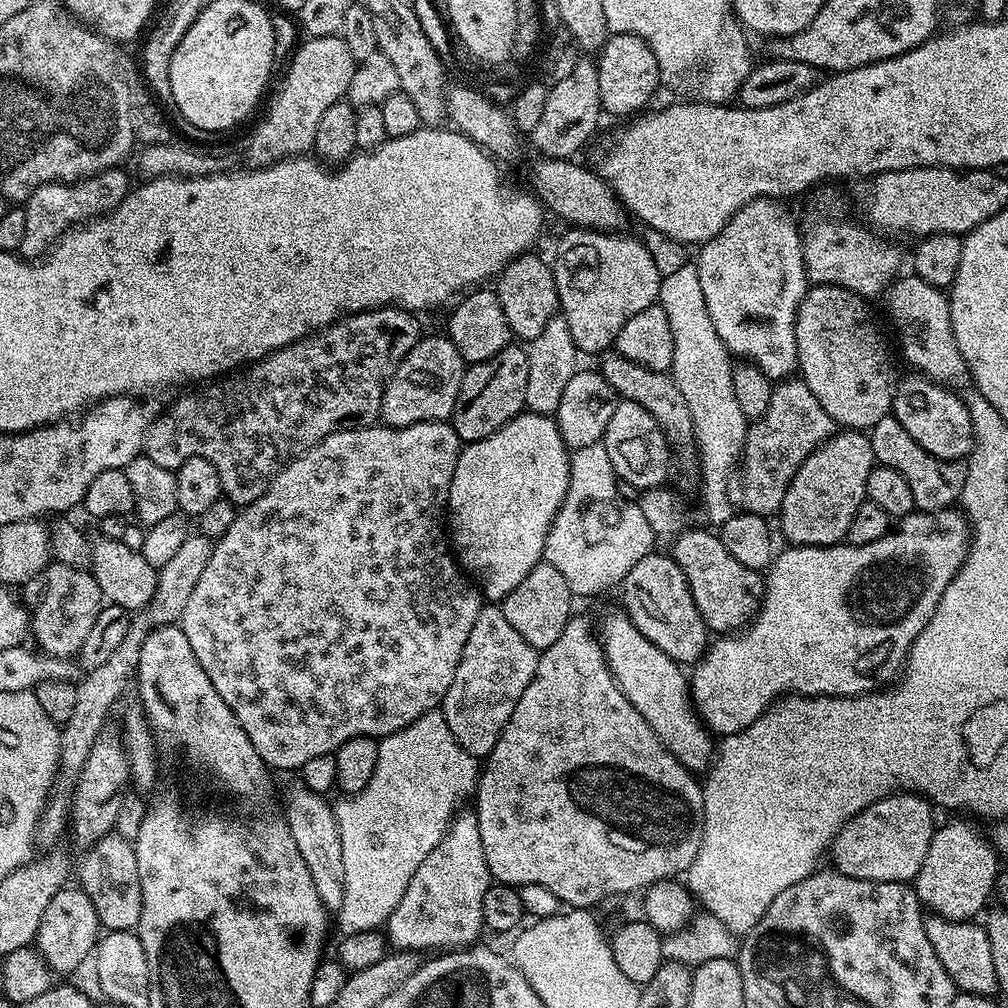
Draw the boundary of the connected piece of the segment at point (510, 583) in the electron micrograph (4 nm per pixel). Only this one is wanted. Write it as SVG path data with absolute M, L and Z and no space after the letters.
M527 410L521 412L519 416L515 416L510 422L506 422L506 426L494 430L494 434L490 434L490 438L473 440L461 447L458 466L454 466L454 478L450 482L450 494L448 495L448 506L446 509L446 528L450 533L450 547L455 555L456 563L471 577L481 593L487 599L488 596L492 599L489 601L503 601L504 596L510 594L510 590L514 590L514 586L518 586L518 582L522 582L522 578L526 578L526 574L530 574L530 570L534 570L534 566L543 561L546 534L552 528L554 518L562 506L562 498L566 498L566 486L570 482L569 455L570 449L564 443L555 419Z

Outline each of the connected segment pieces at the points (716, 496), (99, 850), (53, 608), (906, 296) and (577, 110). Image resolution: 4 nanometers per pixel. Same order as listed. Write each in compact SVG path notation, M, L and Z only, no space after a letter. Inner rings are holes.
M695 263L680 264L673 272L665 271L660 281L660 299L662 310L666 310L666 319L670 321L670 330L674 334L674 362L670 369L672 381L682 390L686 406L690 406L690 422L696 451L698 453L698 493L704 503L704 516L712 526L724 524L734 515L734 500L728 497L728 479L732 471L737 471L744 455L744 443L748 437L750 422L738 406L738 398L732 385L734 357L727 346L718 338L714 322L710 322L710 310L706 310L706 298L702 295L702 282L698 279Z
M109 834L83 853L77 870L78 887L94 902L94 910L107 931L139 929L142 914L142 886L138 878L138 858L133 841Z
M52 562L23 585L22 603L28 610L30 636L33 641L36 639L35 647L46 656L66 660L79 653L105 599L91 571Z
M915 274L901 275L886 293L888 312L896 323L900 335L900 352L908 359L909 369L921 376L927 376L935 384L960 390L969 383L968 367L954 342L954 326L950 322L950 306L945 289L922 282ZM904 276L904 277L903 277ZM961 387L961 388L960 388Z
M580 58L574 70L562 81L555 82L548 89L546 106L538 126L530 134L532 144L539 155L554 160L567 160L575 157L576 151L591 138L600 124L602 109L598 94L598 70L595 59Z

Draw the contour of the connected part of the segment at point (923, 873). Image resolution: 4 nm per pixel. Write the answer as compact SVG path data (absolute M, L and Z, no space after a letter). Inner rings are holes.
M952 820L949 824L941 823L936 829L936 833L932 835L932 841L930 842L930 850L926 850L926 858L922 861L922 870L918 870L916 879L914 881L914 887L916 890L916 897L920 900L921 905L925 909L931 910L937 916L944 916L947 920L972 920L975 919L980 911L983 913L985 909L989 907L988 899L993 899L994 889L996 887L996 878L998 875L998 853L995 848L992 847L991 843L986 839L985 833L984 836L971 824L968 820Z

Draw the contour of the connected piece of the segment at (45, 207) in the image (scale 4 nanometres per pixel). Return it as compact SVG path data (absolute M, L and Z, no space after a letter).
M123 167L111 168L105 172L99 172L96 176L88 176L85 180L78 180L75 184L43 184L30 194L30 198L23 201L22 207L26 214L26 230L22 237L22 246L19 255L24 258L40 258L51 249L52 245L69 231L73 226L83 225L85 222L95 220L97 216L102 216L106 212L111 212L117 204L127 198L130 191L128 176L124 173Z

